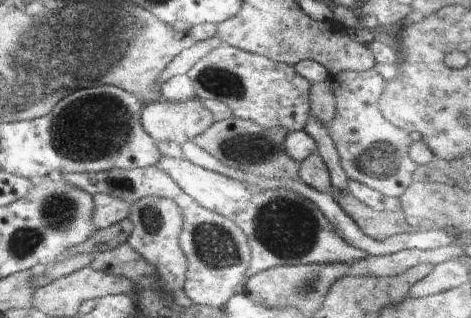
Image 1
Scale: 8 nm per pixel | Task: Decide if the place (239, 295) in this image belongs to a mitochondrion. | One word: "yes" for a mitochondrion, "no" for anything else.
no

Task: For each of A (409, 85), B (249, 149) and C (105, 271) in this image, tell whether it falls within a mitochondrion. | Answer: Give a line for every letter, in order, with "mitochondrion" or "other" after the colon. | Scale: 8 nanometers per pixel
A: other
B: mitochondrion
C: other

